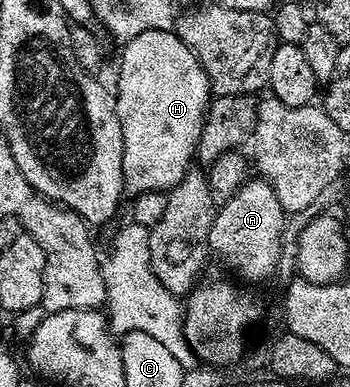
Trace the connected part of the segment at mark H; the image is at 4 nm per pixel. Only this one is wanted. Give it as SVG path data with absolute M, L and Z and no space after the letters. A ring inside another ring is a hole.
M151 29L142 31L134 39L123 42L124 54L120 57L120 78L114 85L116 110L122 123L124 154L122 155L122 175L124 188L129 194L167 191L189 172L196 156L196 144L202 135L204 114L210 104L210 90L206 71L198 63L194 51L174 31Z

